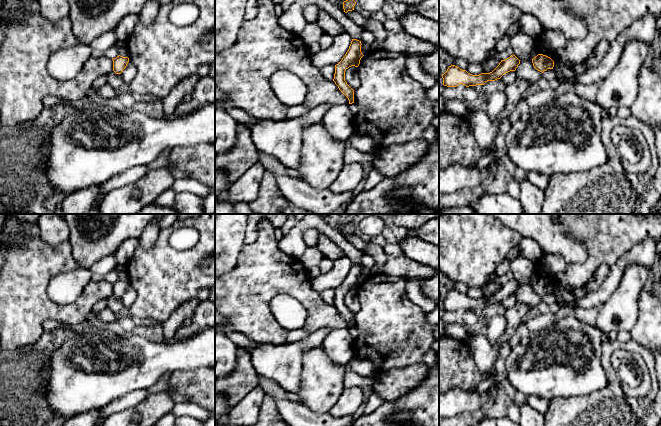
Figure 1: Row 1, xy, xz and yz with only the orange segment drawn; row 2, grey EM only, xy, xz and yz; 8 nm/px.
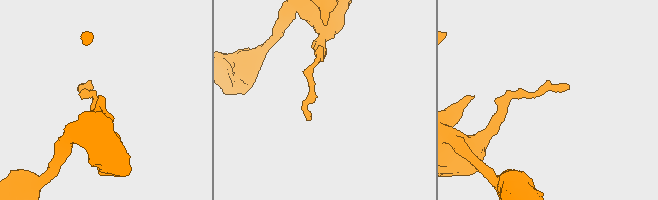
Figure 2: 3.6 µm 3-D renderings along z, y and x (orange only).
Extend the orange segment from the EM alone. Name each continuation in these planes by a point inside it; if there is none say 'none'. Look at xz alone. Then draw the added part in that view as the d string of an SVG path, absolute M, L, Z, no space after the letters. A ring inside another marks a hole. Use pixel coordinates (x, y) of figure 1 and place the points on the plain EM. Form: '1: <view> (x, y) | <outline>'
none

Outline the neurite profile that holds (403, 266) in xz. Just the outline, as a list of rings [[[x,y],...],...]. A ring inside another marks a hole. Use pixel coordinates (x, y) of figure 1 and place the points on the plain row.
[[[406,256],[399,258],[387,257],[383,268],[383,273],[391,276],[399,276],[405,278],[429,278],[436,274],[439,270],[431,268],[428,265],[421,264]]]

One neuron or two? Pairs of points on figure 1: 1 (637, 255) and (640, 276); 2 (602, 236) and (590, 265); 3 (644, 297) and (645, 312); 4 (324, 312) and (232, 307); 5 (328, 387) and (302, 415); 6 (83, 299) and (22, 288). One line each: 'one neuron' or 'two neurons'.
1: two neurons
2: one neuron
3: one neuron
4: one neuron
5: two neurons
6: one neuron

